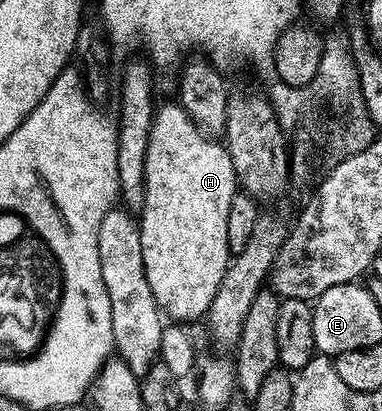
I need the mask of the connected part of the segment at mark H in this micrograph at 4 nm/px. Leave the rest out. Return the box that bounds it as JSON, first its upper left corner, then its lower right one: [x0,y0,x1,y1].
[137,102,237,322]

